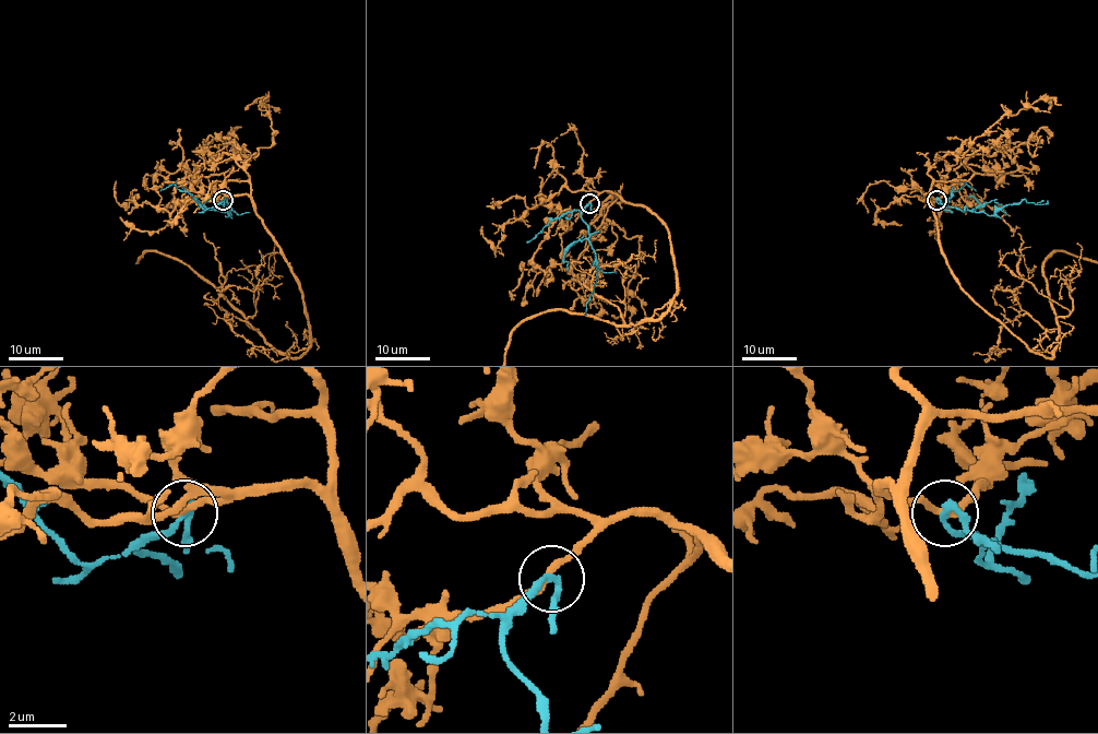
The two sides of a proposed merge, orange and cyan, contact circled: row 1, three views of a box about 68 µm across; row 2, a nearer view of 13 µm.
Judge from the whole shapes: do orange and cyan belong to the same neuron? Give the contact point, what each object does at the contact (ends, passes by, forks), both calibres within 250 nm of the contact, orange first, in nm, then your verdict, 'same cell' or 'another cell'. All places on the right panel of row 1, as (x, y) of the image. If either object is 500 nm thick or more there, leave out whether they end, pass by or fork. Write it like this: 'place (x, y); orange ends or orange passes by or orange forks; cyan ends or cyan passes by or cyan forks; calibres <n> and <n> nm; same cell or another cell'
place (937, 200); orange passes by; cyan passes by; calibres 240 and 190 nm; another cell

